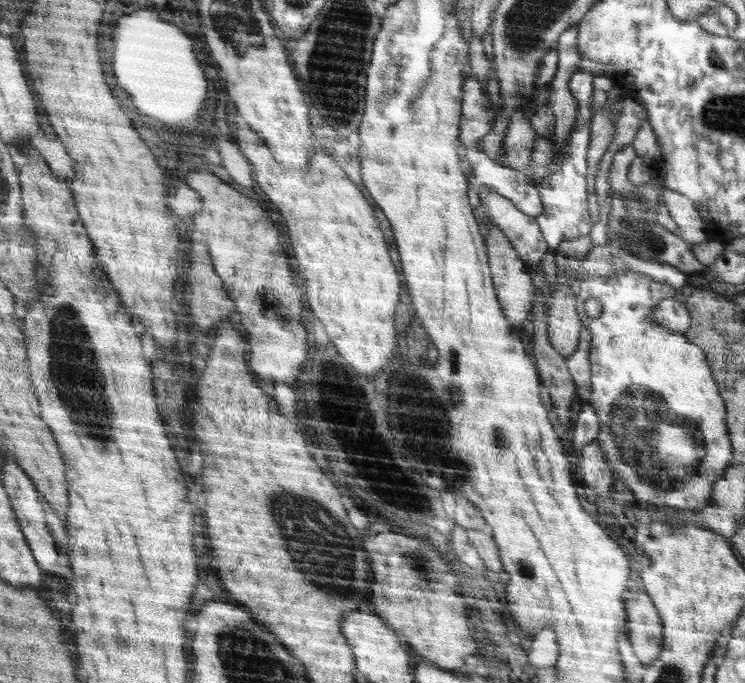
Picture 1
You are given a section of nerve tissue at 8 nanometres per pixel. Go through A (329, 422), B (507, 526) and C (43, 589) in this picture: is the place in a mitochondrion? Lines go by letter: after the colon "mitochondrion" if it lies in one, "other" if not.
A: mitochondrion
B: other
C: other

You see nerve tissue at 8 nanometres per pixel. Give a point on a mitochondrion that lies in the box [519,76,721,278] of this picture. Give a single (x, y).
(655, 243)

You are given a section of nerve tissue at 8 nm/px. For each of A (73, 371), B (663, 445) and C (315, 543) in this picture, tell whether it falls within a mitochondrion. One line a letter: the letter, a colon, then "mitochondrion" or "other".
A: mitochondrion
B: mitochondrion
C: mitochondrion

